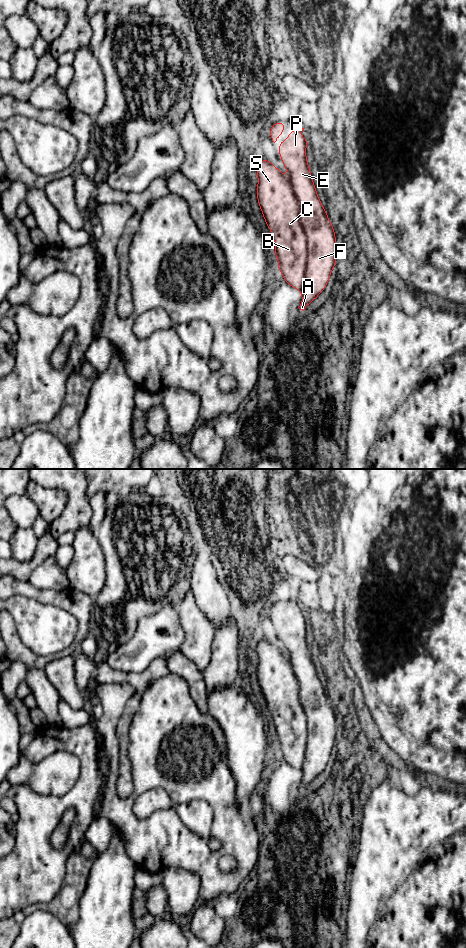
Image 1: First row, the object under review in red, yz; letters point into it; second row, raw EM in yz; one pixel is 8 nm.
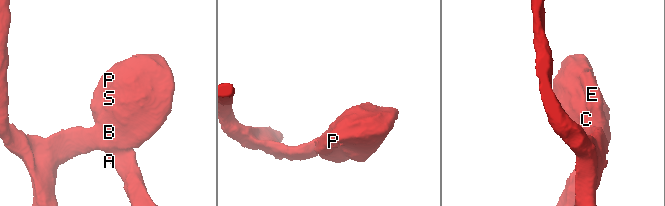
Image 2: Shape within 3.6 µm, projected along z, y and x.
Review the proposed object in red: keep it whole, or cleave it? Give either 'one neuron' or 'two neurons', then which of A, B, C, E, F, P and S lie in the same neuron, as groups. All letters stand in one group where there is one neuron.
one neuron; A B C E F P S

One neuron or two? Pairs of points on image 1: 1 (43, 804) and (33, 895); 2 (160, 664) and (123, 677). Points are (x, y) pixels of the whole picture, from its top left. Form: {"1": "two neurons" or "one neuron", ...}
{"1": "one neuron", "2": "one neuron"}

